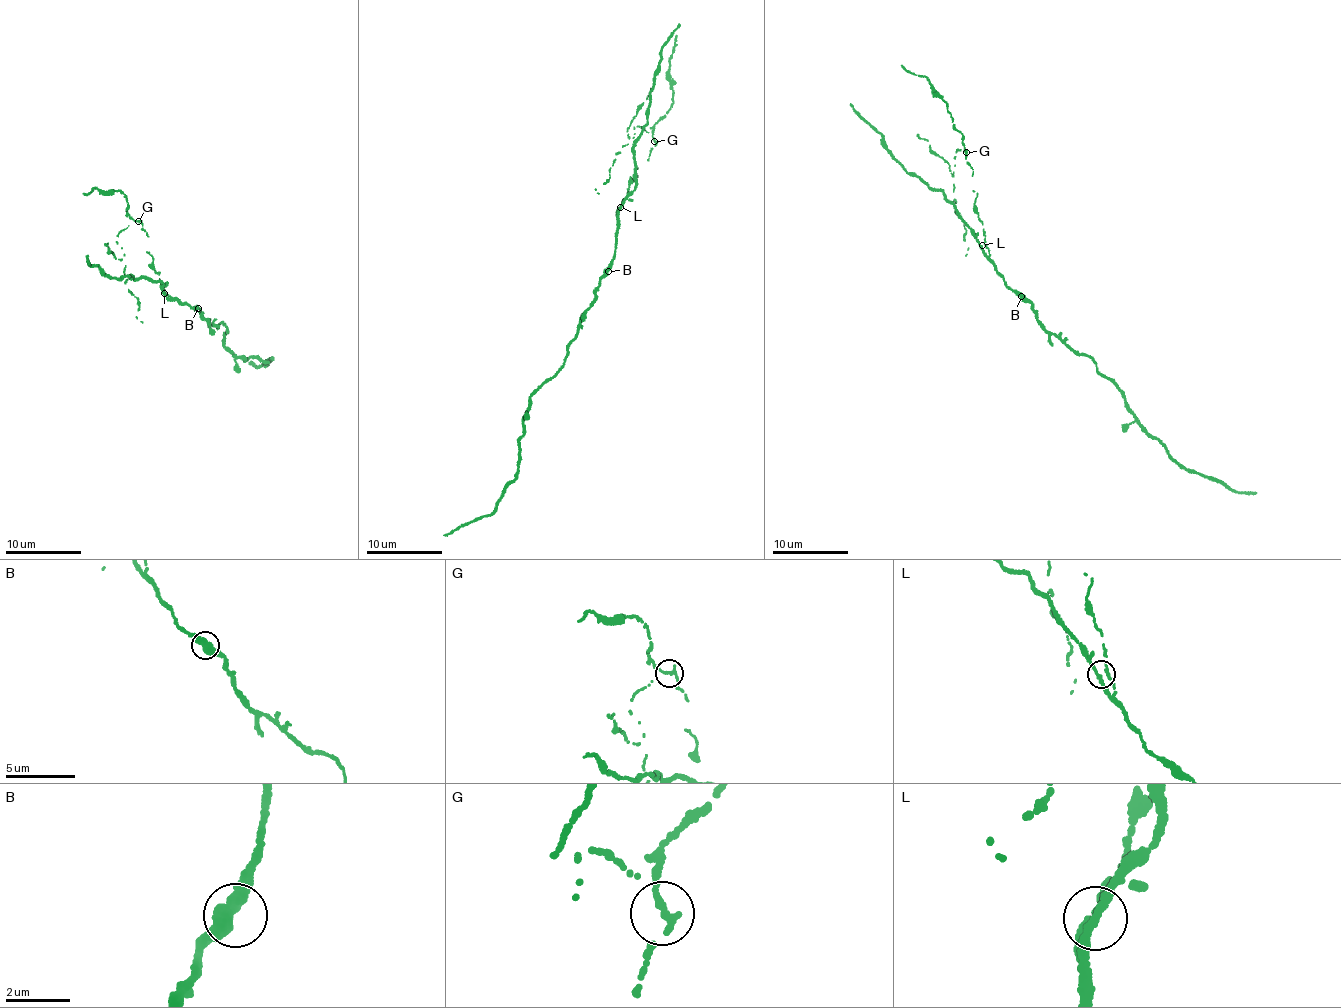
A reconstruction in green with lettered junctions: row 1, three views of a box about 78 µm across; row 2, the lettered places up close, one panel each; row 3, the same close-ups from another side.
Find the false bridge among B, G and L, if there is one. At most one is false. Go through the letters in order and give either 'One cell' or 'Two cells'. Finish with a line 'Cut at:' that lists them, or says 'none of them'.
B: One cell
G: Two cells
L: One cell
Cut at: G

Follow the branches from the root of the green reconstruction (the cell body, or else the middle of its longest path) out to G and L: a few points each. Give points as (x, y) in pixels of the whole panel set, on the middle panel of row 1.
G: (604, 269), (616, 250), (618, 211), (635, 184), (634, 143), (627, 145), (633, 127), (652, 134), (653, 141)
L: (604, 269), (616, 250), (620, 207)

